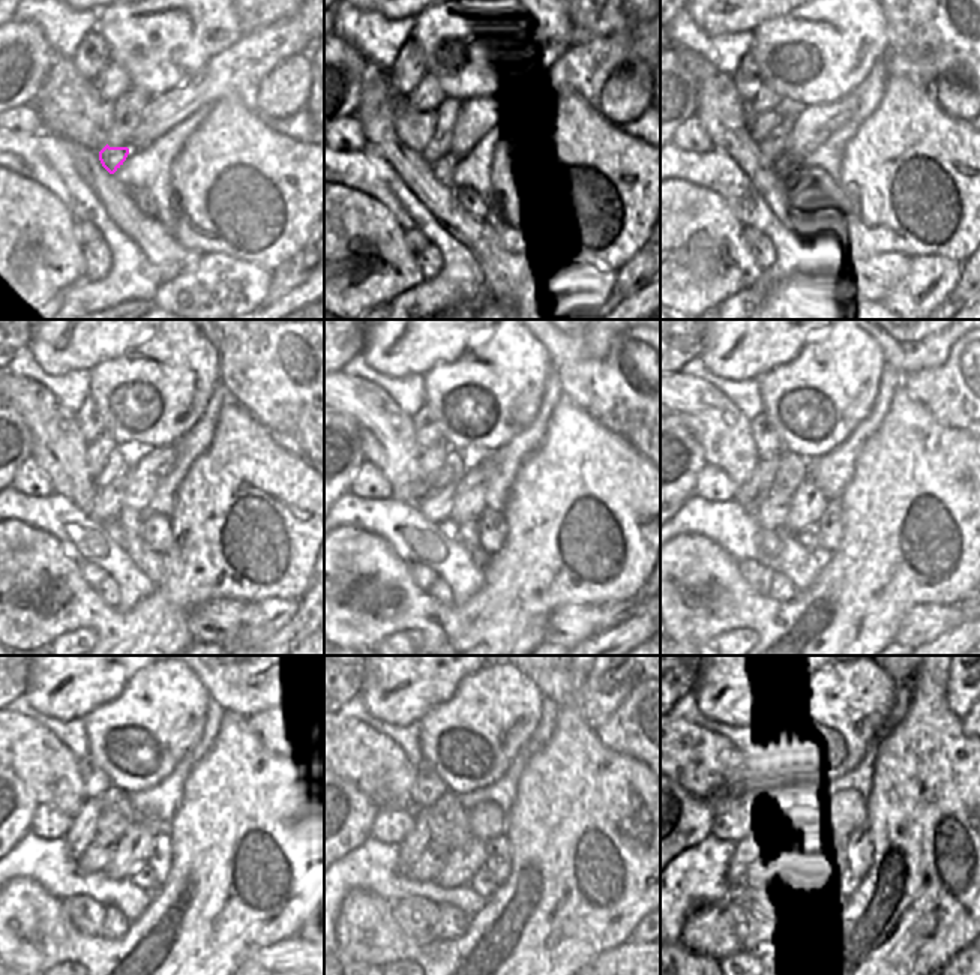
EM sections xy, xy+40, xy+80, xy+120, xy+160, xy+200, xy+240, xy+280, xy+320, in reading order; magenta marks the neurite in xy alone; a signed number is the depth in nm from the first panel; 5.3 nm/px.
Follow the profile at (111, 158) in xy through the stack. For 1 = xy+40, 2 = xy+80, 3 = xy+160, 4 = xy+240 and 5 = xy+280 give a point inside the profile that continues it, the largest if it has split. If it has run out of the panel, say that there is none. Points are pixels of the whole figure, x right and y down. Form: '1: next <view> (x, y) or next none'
1: next xy+40 (443, 167)
2: next xy+80 (799, 177)
3: next xy+160 (467, 533)
4: next xy+240 (143, 878)
5: next xy+280 (482, 881)

